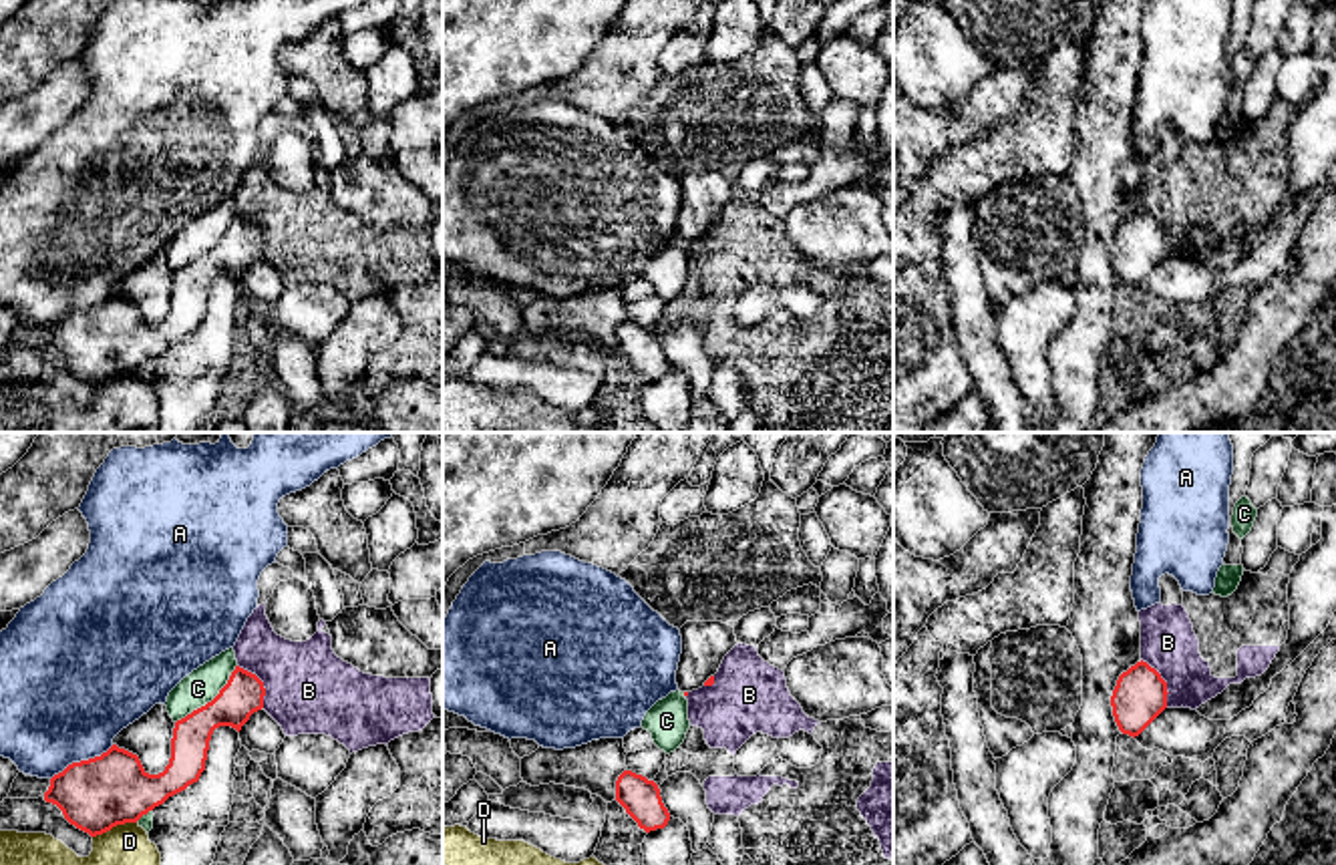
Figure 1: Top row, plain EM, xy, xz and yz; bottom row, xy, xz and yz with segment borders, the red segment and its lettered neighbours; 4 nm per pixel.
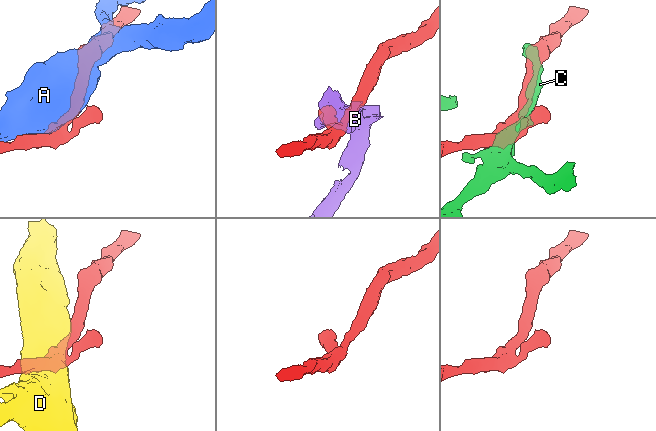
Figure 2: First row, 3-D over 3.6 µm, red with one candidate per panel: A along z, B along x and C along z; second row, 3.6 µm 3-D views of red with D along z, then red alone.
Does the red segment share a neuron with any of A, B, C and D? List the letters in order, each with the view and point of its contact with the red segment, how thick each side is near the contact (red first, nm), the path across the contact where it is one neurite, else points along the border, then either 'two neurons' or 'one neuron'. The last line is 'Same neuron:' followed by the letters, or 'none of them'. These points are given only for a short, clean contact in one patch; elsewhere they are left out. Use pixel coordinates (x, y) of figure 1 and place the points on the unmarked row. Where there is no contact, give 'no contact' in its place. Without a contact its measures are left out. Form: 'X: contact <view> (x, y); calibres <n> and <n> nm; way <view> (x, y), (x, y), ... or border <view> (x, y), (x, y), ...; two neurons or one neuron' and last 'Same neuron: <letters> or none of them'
A: contact xy (81, 310); calibres 300 and 480 nm; two neurons
B: contact yz (1165, 232); calibres 220 and 220 nm; border yz (1141, 208), (1165, 232), (1167, 256); two neurons
C: contact xy (212, 250); calibres 160 and 140 nm; two neurons
D: contact xy (113, 375); calibres 300 and 320 nm; two neurons
Same neuron: none of them

